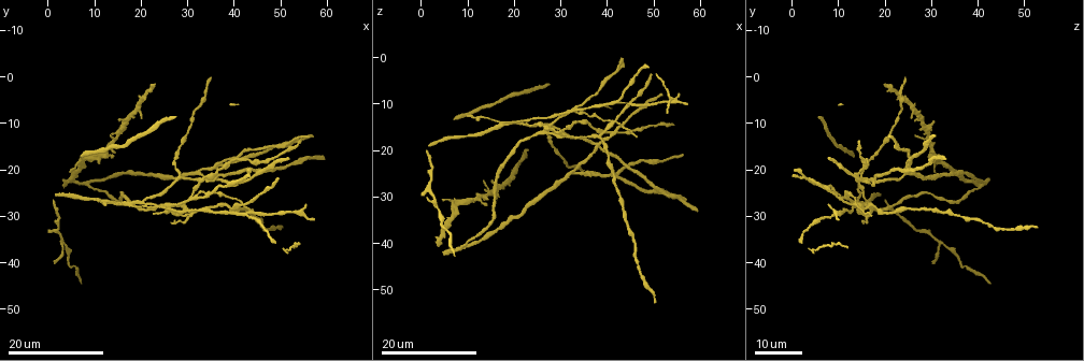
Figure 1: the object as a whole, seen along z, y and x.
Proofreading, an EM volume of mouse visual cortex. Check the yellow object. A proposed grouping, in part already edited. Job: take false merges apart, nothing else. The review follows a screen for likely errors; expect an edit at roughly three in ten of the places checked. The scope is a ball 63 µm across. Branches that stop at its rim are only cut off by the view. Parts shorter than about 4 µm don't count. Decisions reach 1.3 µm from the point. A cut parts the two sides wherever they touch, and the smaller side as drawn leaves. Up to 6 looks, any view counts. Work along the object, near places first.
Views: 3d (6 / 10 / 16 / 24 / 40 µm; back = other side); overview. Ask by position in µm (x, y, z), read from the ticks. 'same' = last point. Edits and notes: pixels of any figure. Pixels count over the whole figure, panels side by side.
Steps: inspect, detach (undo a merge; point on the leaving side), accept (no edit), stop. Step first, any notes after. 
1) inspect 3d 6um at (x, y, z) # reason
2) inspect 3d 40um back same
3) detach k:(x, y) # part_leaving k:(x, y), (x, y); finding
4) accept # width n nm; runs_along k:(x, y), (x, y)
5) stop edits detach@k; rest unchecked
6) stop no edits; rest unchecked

inspect 3d 16um at (41.0, 27.5, 14.0) # four arms meet

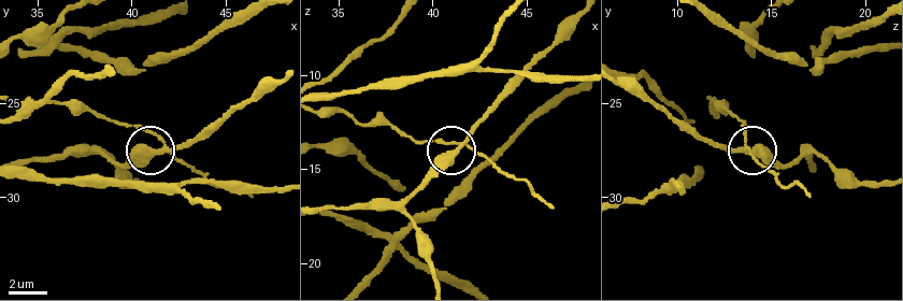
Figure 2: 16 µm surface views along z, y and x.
inspect 3d 6um at (41.3, 27.5, 13.9)

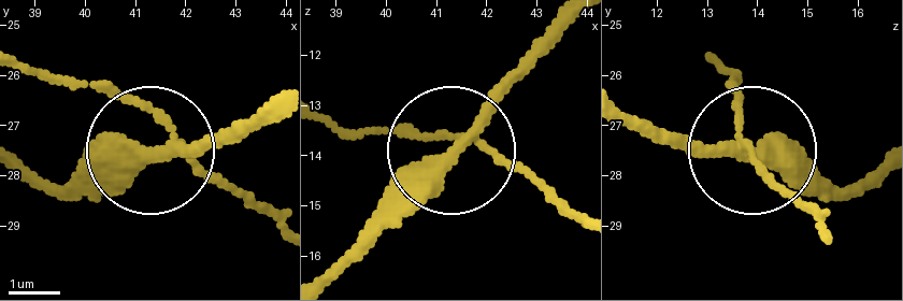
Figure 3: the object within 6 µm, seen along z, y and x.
accept # arms 4; runs_along 3:(24, 166), (101, 183), (153, 148), (238, 137); continuous, no second neuron

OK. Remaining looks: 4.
inspect 3d 24um at (37.0, 20.0, 15.5) # thick turns thin

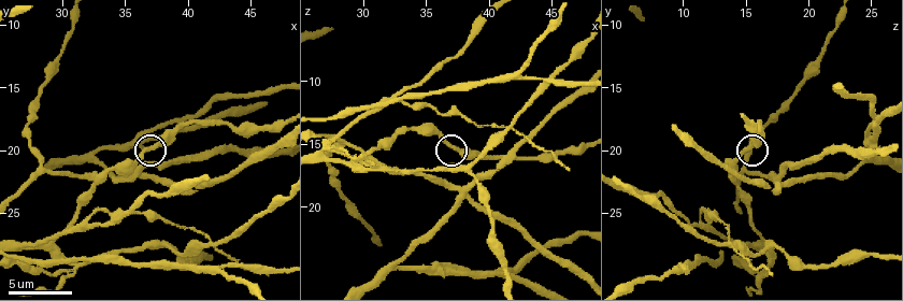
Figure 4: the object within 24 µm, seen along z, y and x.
inspect 3d 10um at (37.6, 19.6, 15.4) # closer look

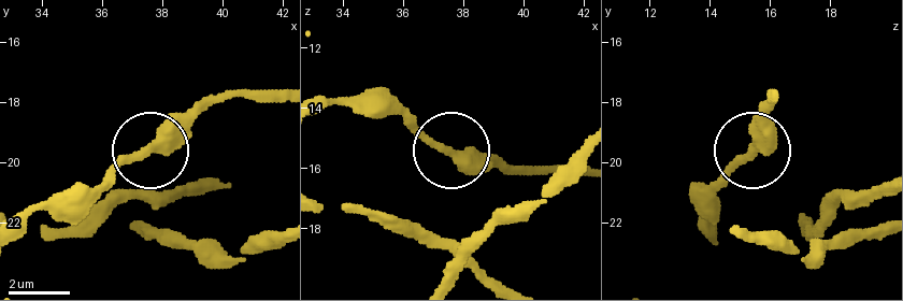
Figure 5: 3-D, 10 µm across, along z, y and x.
accept # runs_along 5:(325, 105), (395, 113), (425, 139), (507, 169); all the same neuron

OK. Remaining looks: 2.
inspect 3d 16um at (42.6, 29.6, 9.4) # three-way junction

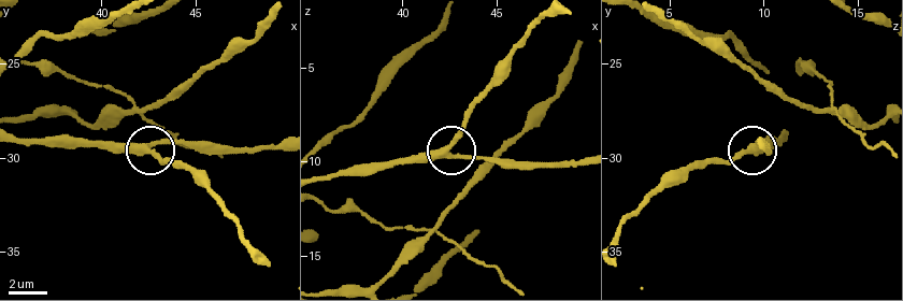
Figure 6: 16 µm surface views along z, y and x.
inspect 3d 6um at (42.4, 29.5, 9.3)

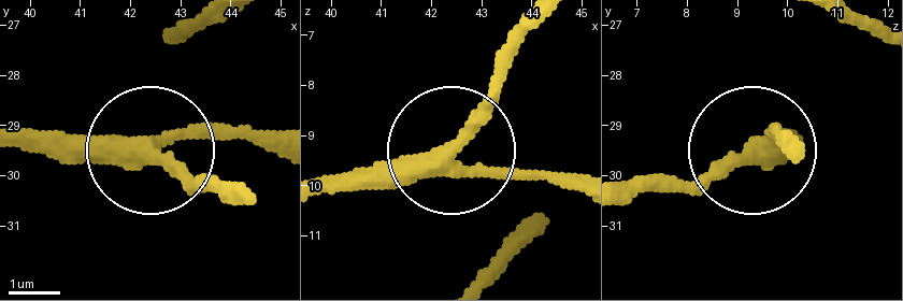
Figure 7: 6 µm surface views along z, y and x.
accept # width 310 nm; runs_along 7:(20, 134), (276, 134); one neuron here

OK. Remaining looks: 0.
stop no edits; rest unchecked

